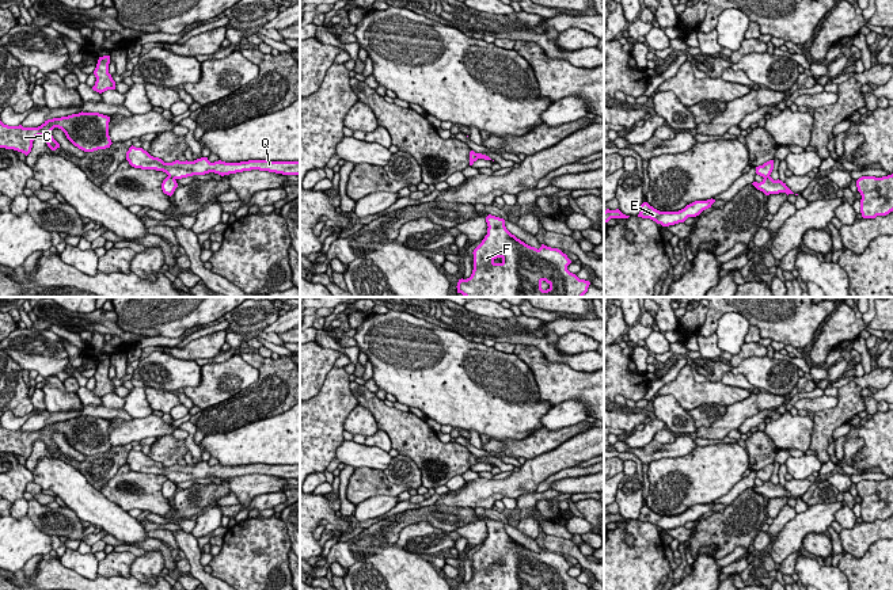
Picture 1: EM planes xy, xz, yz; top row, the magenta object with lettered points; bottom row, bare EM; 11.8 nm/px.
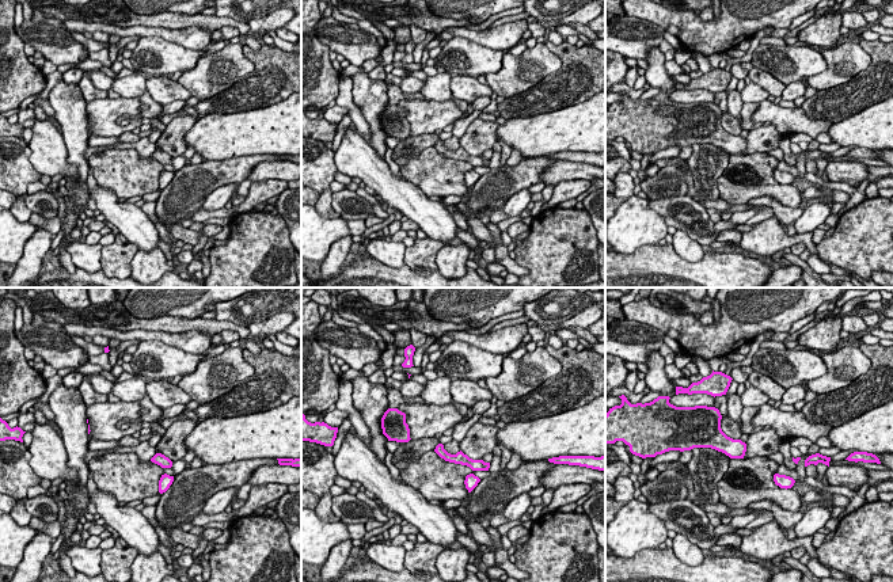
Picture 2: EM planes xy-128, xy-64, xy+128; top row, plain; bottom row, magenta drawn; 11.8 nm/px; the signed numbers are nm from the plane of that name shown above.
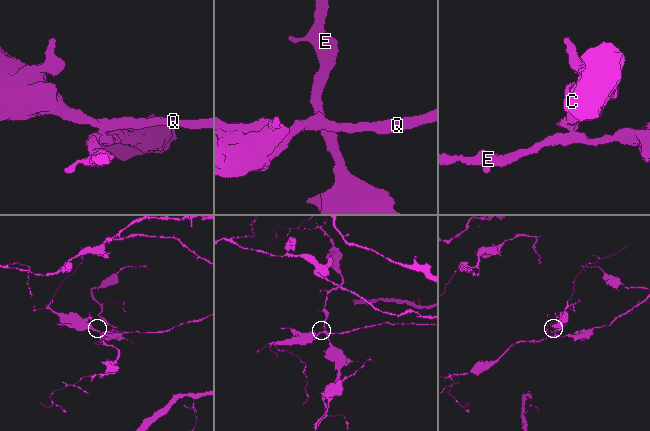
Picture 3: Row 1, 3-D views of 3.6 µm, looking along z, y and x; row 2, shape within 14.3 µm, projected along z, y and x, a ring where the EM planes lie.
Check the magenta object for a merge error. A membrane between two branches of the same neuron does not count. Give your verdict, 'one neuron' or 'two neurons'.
two neurons

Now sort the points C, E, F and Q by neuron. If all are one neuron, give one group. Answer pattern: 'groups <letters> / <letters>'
groups C Q / E F

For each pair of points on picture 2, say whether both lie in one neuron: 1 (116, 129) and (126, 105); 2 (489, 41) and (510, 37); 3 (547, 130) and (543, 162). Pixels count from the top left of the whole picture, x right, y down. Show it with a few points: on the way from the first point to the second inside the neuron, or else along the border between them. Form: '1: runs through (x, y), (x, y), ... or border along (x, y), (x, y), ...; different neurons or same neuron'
1: runs through (113, 122), (113, 117), (120, 110); same neuron
2: runs through (494, 38), (505, 37); same neuron
3: border along (547, 155), (523, 159); different neurons

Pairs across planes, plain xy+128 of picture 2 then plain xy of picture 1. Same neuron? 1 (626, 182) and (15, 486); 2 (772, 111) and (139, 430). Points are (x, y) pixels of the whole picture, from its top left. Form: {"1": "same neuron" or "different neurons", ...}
{"1": "different neurons", "2": "same neuron"}

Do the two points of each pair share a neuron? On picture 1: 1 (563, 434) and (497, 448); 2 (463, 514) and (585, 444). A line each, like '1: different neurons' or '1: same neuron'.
1: same neuron
2: different neurons

